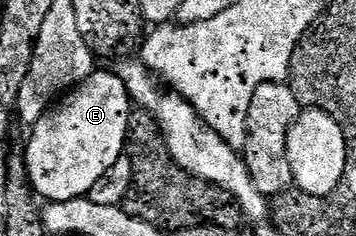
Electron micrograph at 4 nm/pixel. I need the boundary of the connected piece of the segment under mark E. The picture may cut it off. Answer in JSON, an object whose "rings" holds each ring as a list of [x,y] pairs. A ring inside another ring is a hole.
{"rings":[[[97,71],[90,74],[59,104],[49,108],[48,112],[42,115],[42,119],[38,119],[36,125],[31,126],[32,138],[28,141],[28,150],[23,150],[22,156],[28,164],[28,180],[32,182],[33,190],[48,203],[87,197],[90,187],[94,187],[94,183],[98,183],[98,179],[102,179],[102,175],[106,175],[106,171],[114,167],[118,158],[125,156],[128,119],[133,109],[133,102],[126,91],[126,83],[122,83],[117,73]]]}

